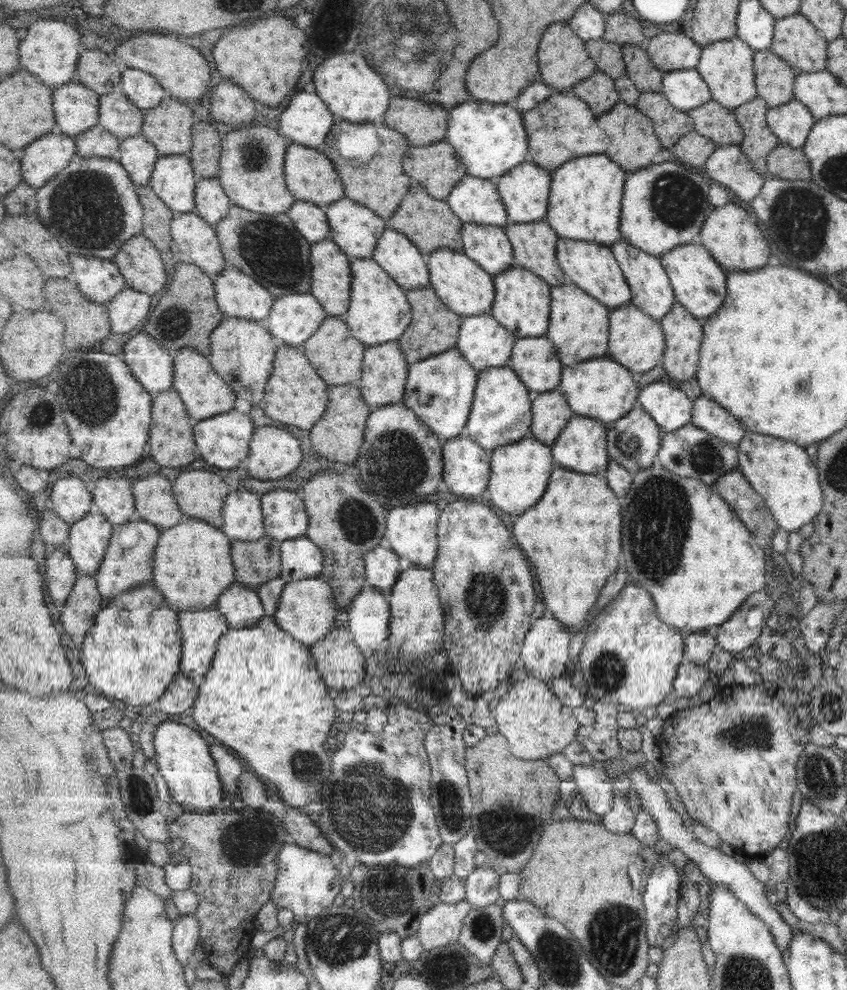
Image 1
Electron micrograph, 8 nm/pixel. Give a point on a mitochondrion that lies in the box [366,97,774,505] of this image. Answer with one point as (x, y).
(676, 198)

